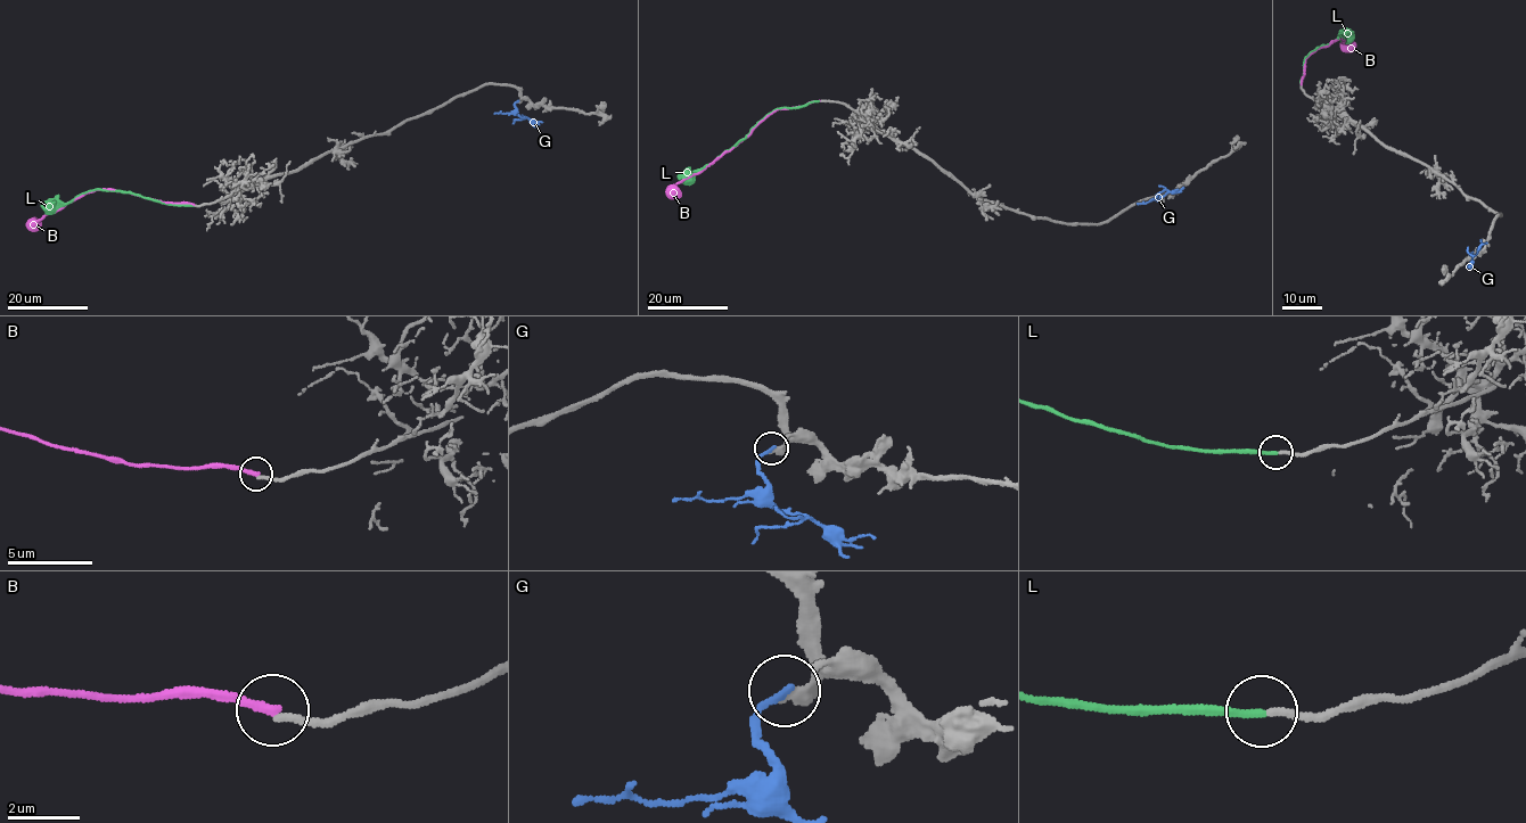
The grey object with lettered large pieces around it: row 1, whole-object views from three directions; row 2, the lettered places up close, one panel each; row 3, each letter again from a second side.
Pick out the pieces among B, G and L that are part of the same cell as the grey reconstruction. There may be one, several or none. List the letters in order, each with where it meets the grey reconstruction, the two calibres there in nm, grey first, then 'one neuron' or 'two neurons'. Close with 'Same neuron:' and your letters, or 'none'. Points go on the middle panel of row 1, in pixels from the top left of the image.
B: meets grey at (819, 100); 190 nm thick on the grey side, 200 nm on the other; two neurons
G: meets grey at (1159, 199); 400 nm thick on the grey side, 200 nm on the other; two neurons
L: meets grey at (819, 100); 180 nm thick on the grey side, 190 nm on the other; one neuron
Same neuron: L

